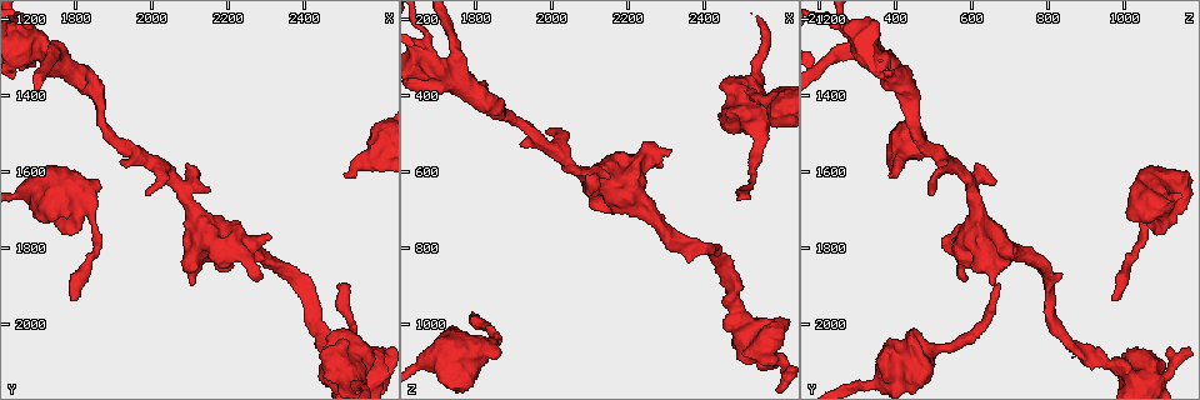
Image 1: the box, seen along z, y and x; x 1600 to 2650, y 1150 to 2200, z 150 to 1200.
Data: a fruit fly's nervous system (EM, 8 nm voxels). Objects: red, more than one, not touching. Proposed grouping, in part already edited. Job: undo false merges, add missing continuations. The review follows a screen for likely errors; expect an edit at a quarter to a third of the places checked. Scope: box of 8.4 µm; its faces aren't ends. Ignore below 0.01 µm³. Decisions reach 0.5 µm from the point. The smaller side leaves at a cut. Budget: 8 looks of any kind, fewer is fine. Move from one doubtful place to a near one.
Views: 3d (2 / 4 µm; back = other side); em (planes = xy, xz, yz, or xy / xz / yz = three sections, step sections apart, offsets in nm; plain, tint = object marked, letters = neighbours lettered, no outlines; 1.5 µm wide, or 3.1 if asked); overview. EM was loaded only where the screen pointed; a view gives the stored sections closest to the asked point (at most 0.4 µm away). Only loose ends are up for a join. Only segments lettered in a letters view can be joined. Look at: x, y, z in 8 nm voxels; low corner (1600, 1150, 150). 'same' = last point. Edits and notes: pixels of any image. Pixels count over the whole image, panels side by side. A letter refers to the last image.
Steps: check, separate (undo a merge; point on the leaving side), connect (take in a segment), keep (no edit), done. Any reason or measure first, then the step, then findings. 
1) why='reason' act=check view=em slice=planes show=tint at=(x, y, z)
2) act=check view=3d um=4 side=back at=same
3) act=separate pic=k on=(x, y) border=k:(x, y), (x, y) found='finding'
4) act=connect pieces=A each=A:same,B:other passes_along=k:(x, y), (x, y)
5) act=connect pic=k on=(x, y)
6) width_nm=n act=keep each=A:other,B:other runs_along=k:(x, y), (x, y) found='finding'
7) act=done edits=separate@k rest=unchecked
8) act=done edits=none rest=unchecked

why='end of a long branch' act=check view=3d um=2 at=(1790, 1930, 975)

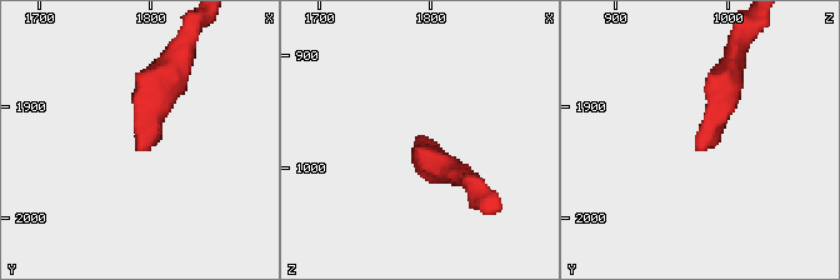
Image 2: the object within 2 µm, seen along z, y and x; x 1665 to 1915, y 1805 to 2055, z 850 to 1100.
act=check view=em slice=planes show=letters at=(1790, 1936, 970)

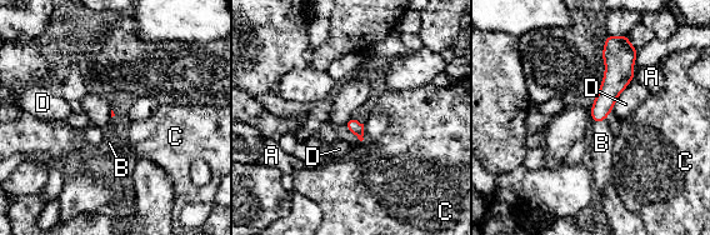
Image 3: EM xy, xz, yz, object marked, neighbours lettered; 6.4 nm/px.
longest_contact=D:260nm act=connect pieces=B each=A:other,B:same,C:other,D:other passes_along=3:(613, 85), (599, 121), (601, 143) found='it goes on there'

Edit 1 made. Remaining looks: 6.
why='branch stops here' act=check view=em slice=planes show=letters at=(2515, 1905, 675)

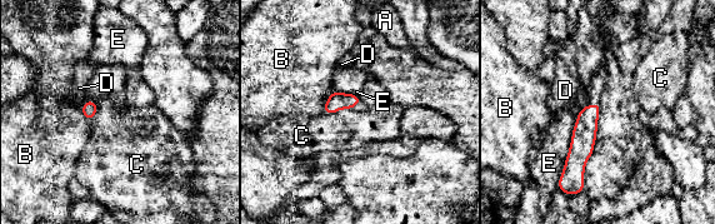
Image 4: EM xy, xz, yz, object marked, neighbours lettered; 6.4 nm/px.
act=keep each=A:other,B:other,C:other,D:other,E:other found='no lettered segment goes on from it'

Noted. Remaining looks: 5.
why='end of a long branch' act=check view=em slice=planes show=letters at=(2510, 1615, 390)

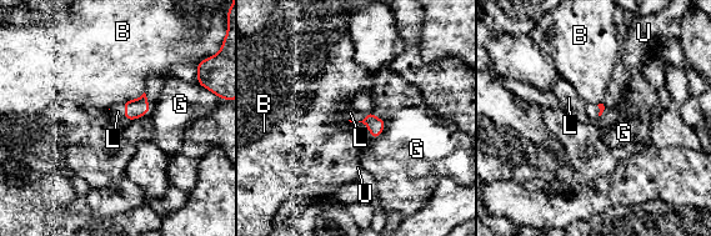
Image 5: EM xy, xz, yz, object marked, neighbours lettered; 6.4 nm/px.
act=connect pieces=L each=B:other,G:other,L:same,U:other found='the neuron continues'

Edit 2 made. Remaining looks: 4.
act=done edits=connect@3,connect@5 rest=unchecked

